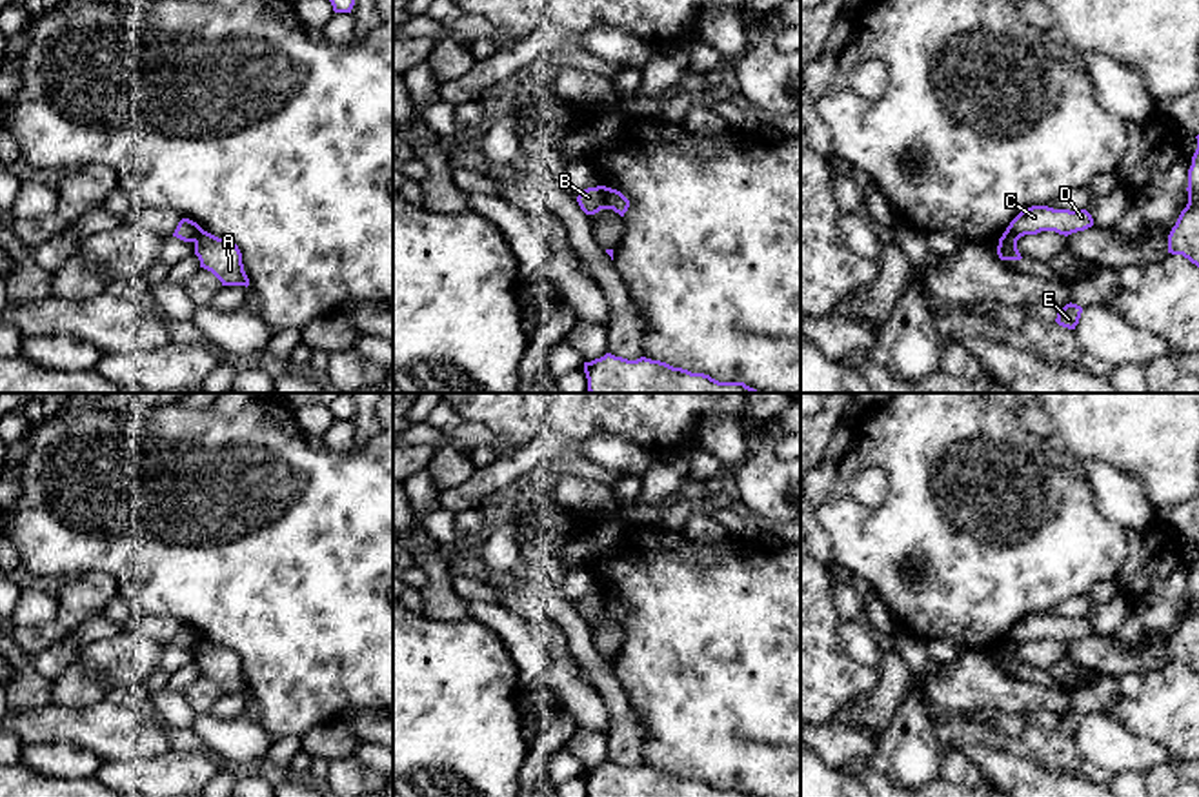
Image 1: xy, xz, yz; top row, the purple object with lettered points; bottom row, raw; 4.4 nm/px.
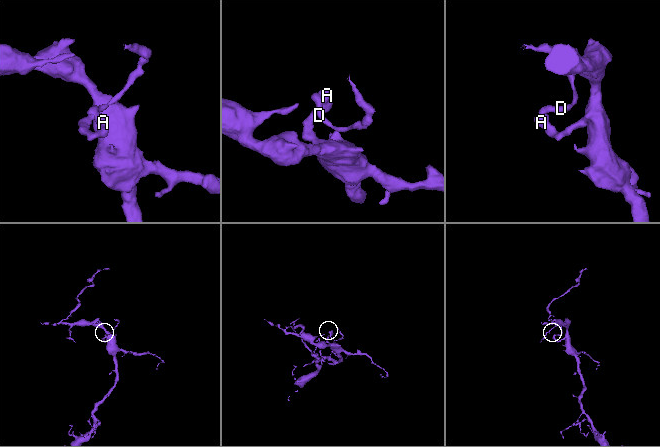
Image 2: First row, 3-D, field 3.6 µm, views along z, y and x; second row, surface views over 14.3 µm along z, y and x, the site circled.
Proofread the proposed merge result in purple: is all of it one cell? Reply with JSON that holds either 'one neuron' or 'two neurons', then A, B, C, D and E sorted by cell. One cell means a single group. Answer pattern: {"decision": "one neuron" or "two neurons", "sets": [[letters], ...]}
{"decision": "two neurons", "sets": [["A", "E"], ["B", "C", "D"]]}

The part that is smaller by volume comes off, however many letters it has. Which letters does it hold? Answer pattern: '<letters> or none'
B, C, D

